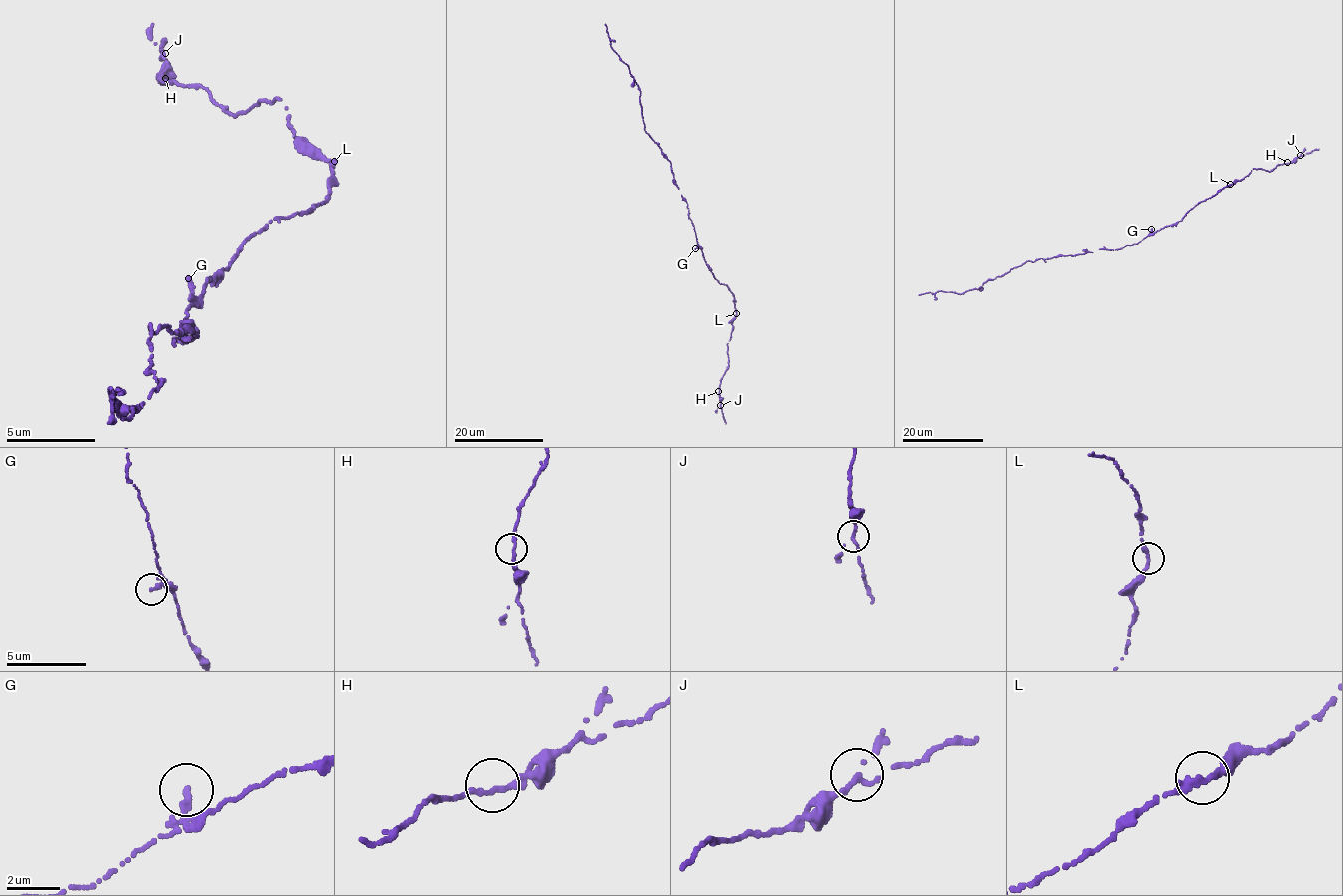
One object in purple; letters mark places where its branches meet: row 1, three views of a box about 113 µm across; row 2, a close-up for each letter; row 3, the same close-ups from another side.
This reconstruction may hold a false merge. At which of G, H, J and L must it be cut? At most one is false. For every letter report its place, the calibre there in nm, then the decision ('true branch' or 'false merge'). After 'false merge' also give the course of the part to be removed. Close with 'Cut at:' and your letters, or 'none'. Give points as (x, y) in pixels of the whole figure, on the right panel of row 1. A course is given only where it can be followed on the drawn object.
G: place (1151, 229); calibre 300 nm; true branch
H: place (1287, 162); calibre 220 nm; true branch
J: place (1300, 155); calibre 320 nm; true branch
L: place (1230, 184); calibre 280 nm; true branch
Cut at: none

